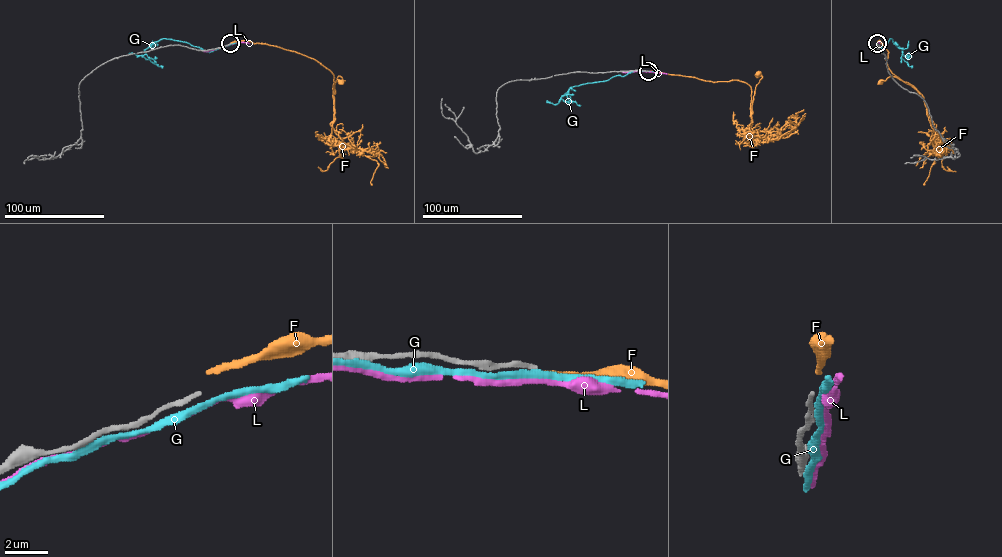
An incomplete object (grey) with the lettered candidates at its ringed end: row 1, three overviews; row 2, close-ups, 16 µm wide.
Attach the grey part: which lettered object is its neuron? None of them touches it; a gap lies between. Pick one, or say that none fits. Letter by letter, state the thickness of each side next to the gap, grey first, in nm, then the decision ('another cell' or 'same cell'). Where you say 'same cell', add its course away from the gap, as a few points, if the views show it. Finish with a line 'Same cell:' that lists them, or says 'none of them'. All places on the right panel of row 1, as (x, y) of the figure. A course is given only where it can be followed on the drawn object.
F: 220/240 nm | another cell
G: 220/320 nm | another cell
L: 220/240 nm | another cell
Same cell: none of them

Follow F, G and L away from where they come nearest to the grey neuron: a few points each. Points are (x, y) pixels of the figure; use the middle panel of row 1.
F: (648, 71), (714, 82), (744, 82), (751, 87), (752, 114), (754, 91), (762, 78), (757, 73)
G: (648, 71), (572, 87), (562, 95), (579, 105)
L: (648, 71), (621, 72)

